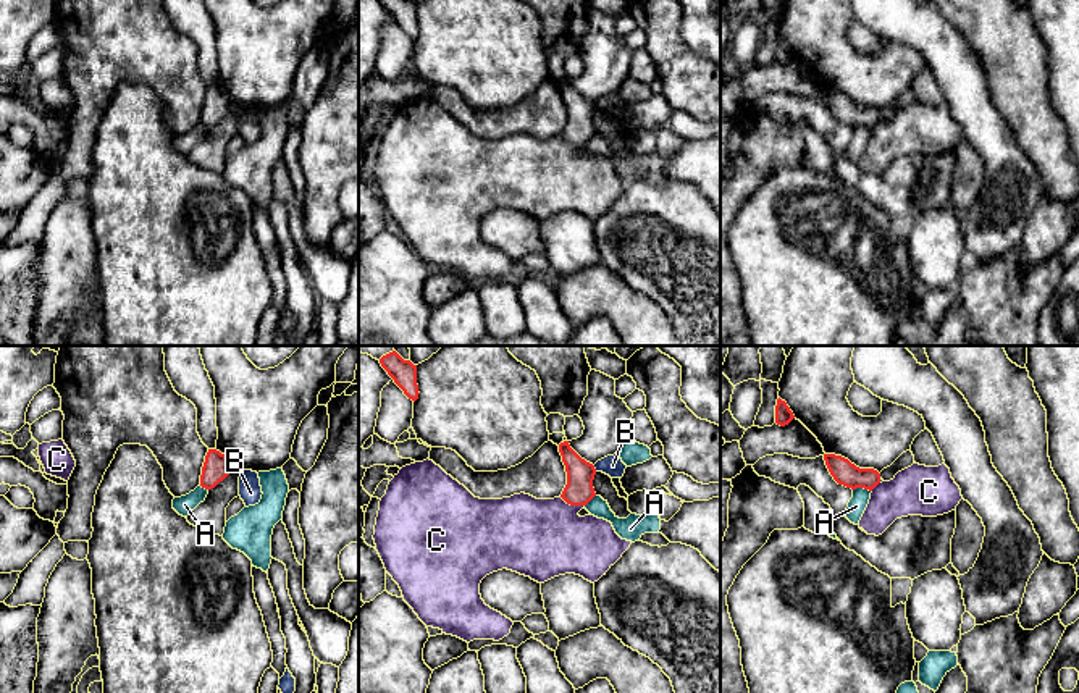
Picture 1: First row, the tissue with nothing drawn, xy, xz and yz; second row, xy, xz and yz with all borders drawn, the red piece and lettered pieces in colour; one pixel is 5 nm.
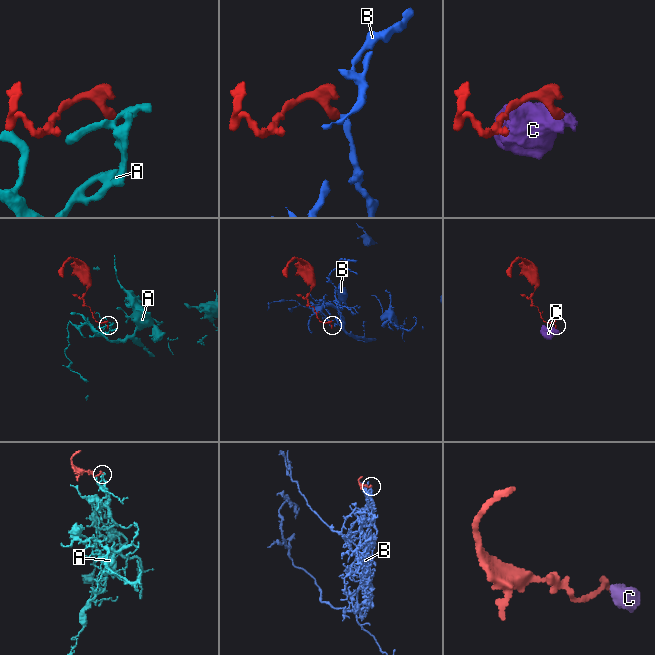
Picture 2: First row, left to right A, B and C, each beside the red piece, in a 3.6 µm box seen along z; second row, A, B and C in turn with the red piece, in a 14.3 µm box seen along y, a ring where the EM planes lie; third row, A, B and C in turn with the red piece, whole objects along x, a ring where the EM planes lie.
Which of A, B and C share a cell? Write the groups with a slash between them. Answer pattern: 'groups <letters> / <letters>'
groups A / B / C

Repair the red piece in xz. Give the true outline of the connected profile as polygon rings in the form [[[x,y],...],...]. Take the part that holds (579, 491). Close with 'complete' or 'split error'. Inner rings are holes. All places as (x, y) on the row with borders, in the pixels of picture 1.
[[[569,441],[559,444],[559,452],[567,472],[567,485],[560,498],[570,506],[586,506],[596,496],[593,488],[594,465],[581,459]]] | complete

